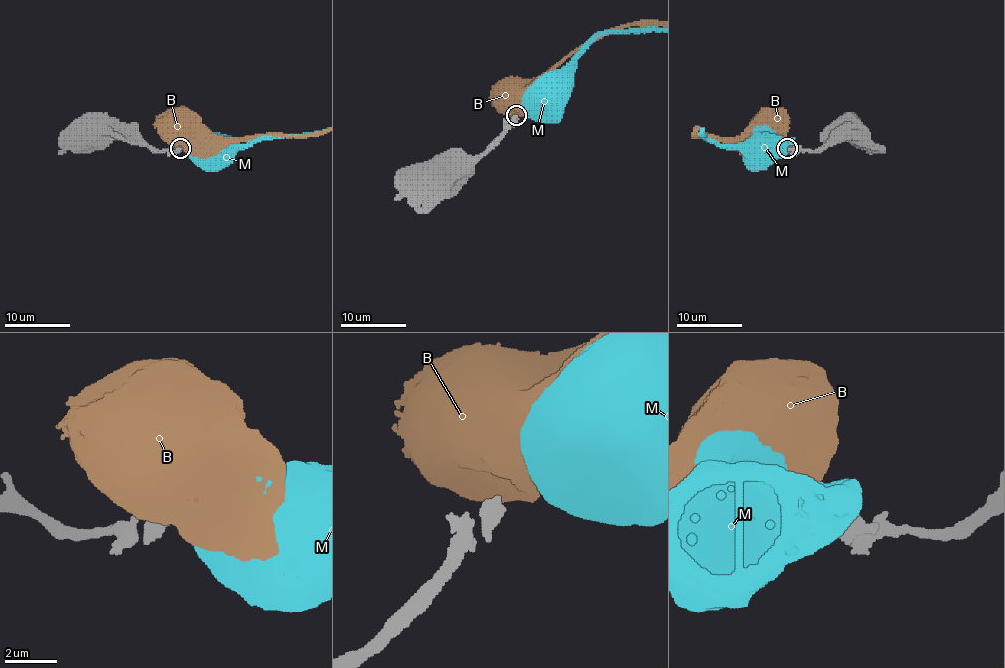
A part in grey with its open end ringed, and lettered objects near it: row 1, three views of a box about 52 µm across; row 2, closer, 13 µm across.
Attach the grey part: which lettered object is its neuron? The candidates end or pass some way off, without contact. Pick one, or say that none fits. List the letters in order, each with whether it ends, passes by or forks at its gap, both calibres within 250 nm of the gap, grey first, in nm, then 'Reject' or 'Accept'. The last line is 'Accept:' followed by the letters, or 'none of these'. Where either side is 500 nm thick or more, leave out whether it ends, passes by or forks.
B: Thickness 400 nm (grey) against 800 nm. Reject
M: Thickness 400 nm (grey) against 900 nm. Reject
Accept: none of these

